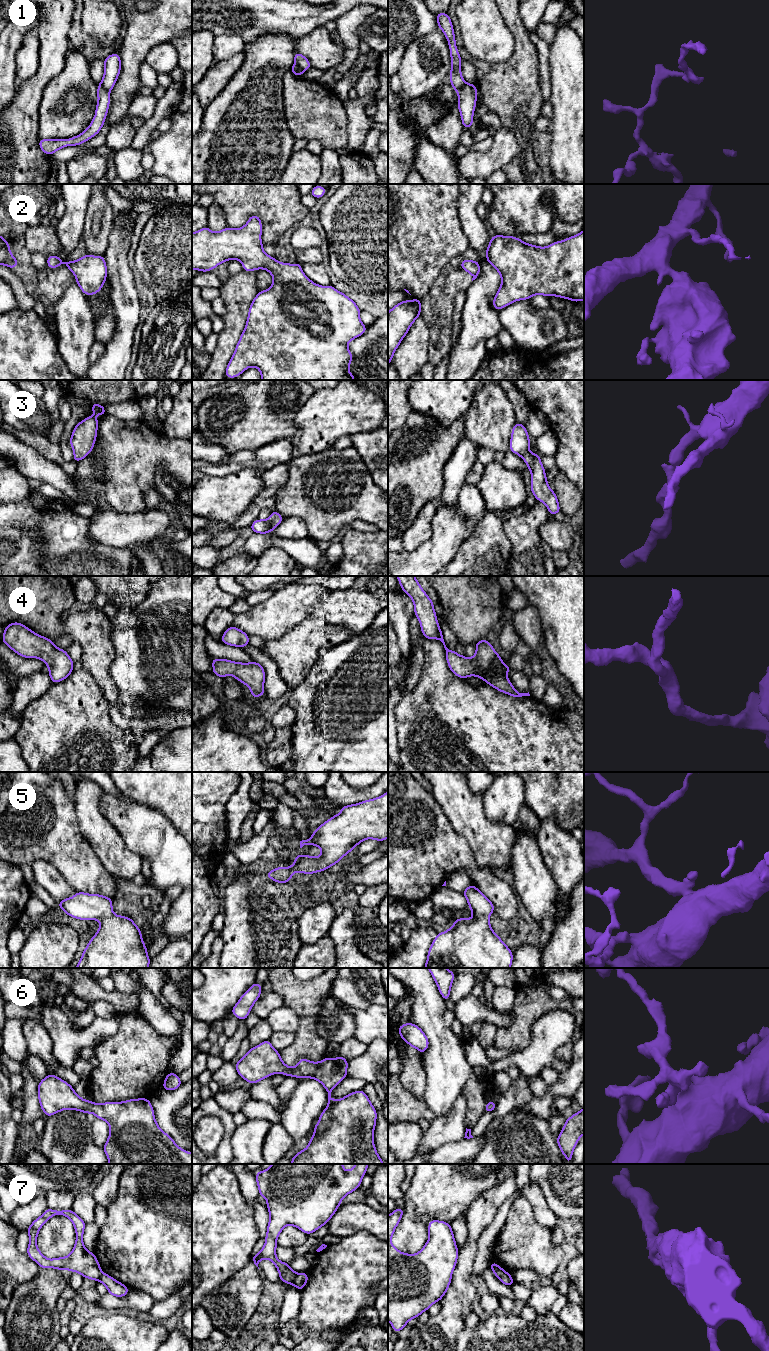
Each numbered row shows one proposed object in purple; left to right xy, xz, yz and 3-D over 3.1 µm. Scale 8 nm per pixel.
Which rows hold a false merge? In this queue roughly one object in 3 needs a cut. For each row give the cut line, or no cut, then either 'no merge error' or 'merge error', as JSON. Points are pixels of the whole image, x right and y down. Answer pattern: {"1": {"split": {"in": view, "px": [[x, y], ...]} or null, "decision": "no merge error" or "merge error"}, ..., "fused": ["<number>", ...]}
{"1": {"split": {"in": "yz", "px": [[466, 83], [457, 92]]}, "decision": "merge error"}, "2": {"split": null, "decision": "no merge error"}, "3": {"split": null, "decision": "no merge error"}, "4": {"split": null, "decision": "no merge error"}, "5": {"split": null, "decision": "no merge error"}, "6": {"split": null, "decision": "no merge error"}, "7": {"split": {"in": "xz", "px": [[297, 1274], [292, 1284]]}, "decision": "merge error"}, "fused": ["1", "7"]}

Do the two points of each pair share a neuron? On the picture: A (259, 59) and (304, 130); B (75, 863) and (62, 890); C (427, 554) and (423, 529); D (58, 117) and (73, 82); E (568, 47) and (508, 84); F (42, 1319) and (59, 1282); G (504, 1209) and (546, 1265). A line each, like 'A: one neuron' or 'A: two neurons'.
A: two neurons
B: two neurons
C: two neurons
D: one neuron
E: two neurons
F: one neuron
G: two neurons

